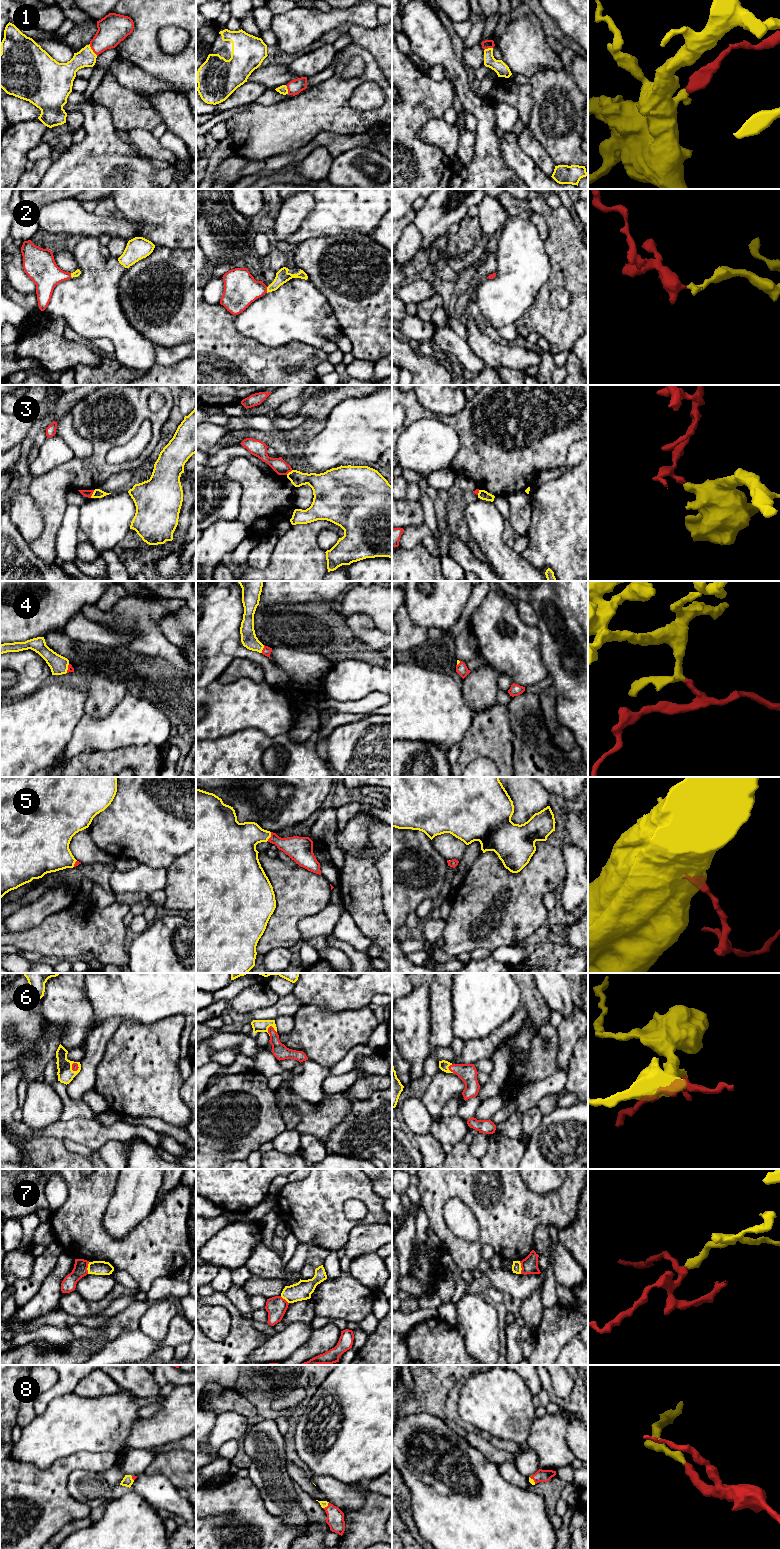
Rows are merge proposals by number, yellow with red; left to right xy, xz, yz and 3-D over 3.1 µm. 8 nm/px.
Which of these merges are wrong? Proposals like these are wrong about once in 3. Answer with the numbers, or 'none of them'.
3, 7

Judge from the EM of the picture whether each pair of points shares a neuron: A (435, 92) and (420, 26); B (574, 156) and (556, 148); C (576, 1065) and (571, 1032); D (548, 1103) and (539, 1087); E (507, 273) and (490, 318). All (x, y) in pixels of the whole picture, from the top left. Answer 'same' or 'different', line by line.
A: different
B: same
C: different
D: different
E: same

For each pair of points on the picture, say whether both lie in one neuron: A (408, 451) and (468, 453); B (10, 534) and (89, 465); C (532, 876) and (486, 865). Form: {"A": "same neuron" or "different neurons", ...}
{"A": "different neurons", "B": "different neurons", "C": "same neuron"}

